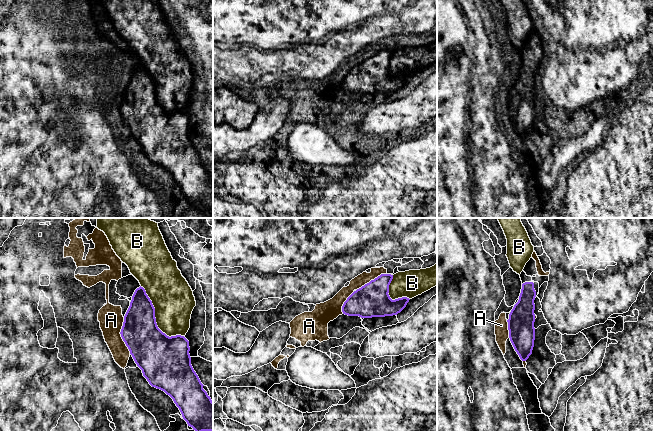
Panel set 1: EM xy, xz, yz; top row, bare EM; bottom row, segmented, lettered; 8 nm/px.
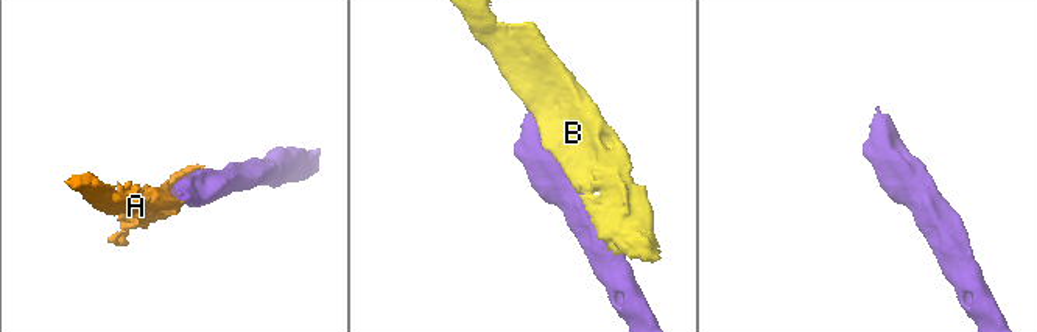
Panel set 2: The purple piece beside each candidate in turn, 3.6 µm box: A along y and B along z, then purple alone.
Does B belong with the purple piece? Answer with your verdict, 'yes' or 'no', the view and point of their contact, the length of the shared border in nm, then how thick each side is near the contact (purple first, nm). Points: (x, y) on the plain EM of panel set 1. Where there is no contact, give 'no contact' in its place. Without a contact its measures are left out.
no | xy (155, 95) | 550 nm | 340/340 nm

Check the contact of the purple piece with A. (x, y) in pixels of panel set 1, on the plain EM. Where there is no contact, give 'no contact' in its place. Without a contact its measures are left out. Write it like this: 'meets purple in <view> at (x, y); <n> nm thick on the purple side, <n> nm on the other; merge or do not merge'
meets purple in xy at (121, 111); 320 nm thick on the purple side, 190 nm on the other; merge

